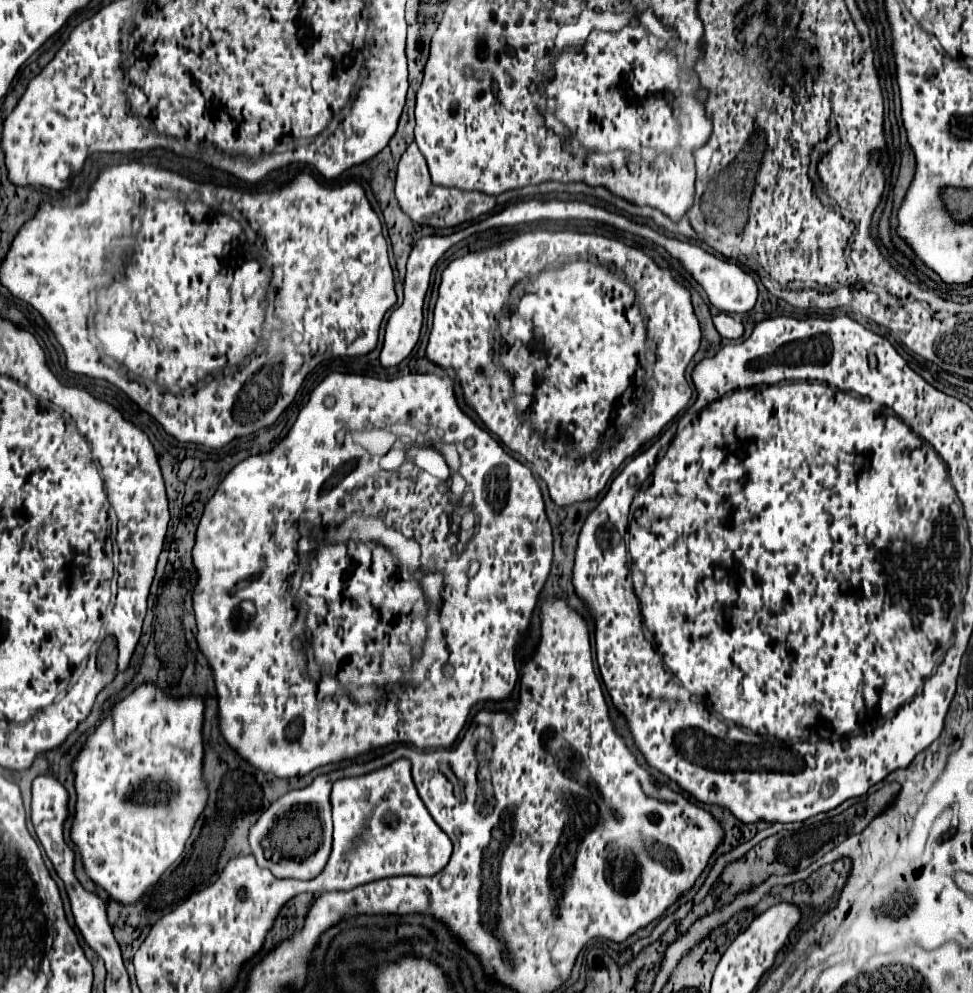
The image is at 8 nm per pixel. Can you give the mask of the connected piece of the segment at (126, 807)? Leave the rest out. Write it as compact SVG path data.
M153 683L141 685L137 687L127 699L119 701L111 715L107 719L103 719L95 733L87 739L87 745L79 751L75 763L73 763L73 771L75 771L75 789L77 789L77 809L75 809L75 821L73 821L73 829L71 829L71 837L73 841L79 845L81 855L83 855L83 865L87 875L101 885L105 891L109 891L109 895L121 903L135 903L149 887L153 887L159 877L165 873L165 869L183 853L185 841L191 835L191 829L199 817L199 813L205 809L205 801L207 801L207 789L203 785L201 779L201 763L203 763L203 741L201 741L201 725L203 725L203 701L201 697L169 697L165 693L159 693L157 687Z

